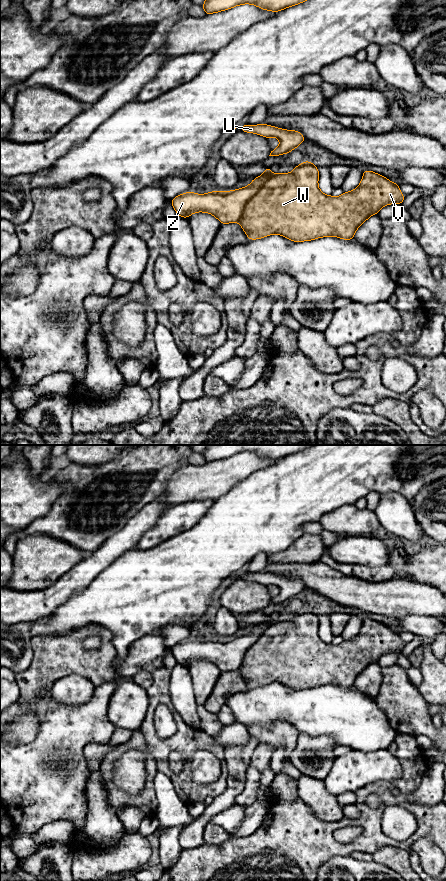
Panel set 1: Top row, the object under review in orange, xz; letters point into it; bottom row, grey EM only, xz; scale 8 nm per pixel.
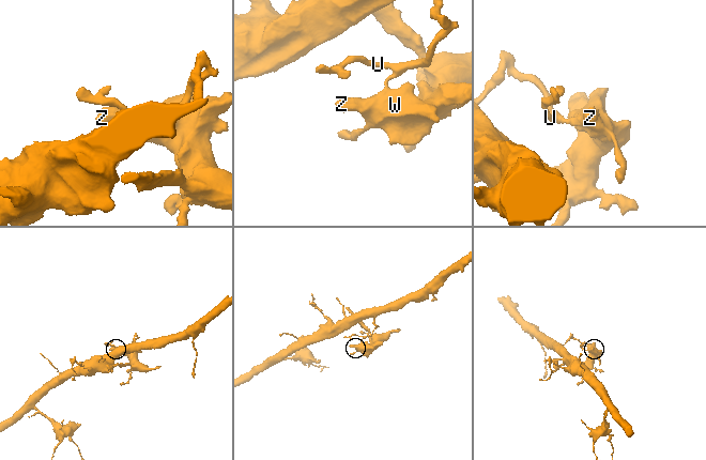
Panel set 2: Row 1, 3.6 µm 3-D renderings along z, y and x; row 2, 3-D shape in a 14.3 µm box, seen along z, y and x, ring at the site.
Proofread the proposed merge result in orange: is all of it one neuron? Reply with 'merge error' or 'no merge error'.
merge error

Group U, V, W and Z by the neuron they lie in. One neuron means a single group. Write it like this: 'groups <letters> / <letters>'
groups U Z / V W

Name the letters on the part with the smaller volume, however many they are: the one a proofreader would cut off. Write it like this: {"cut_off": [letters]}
{"cut_off": ["V", "W"]}

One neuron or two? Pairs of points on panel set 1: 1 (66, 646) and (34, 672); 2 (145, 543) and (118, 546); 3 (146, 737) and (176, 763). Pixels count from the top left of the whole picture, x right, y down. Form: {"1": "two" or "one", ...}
{"1": "one", "2": "two", "3": "two"}

